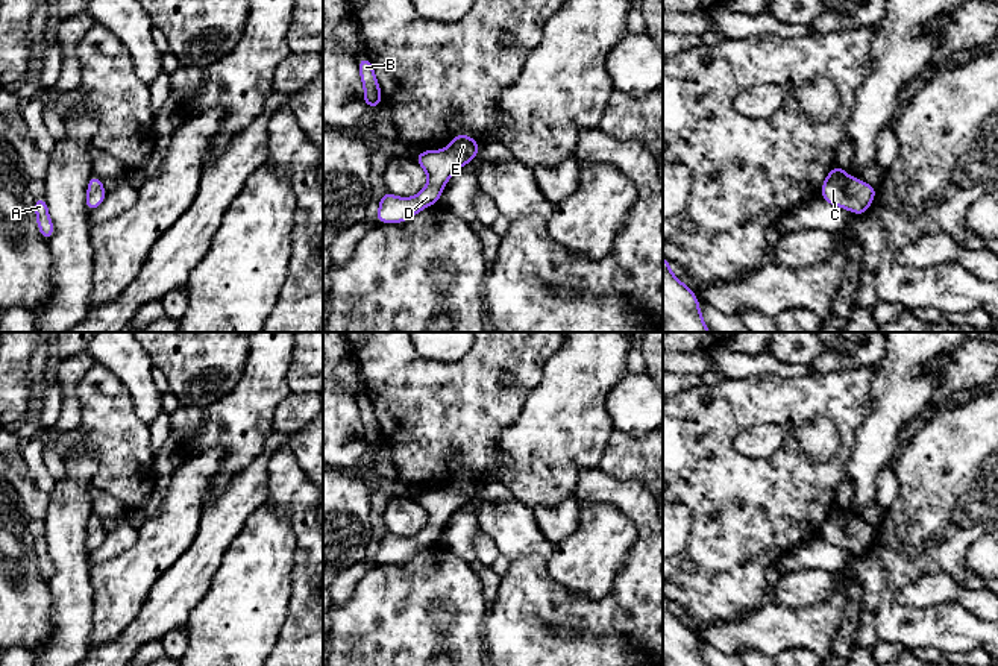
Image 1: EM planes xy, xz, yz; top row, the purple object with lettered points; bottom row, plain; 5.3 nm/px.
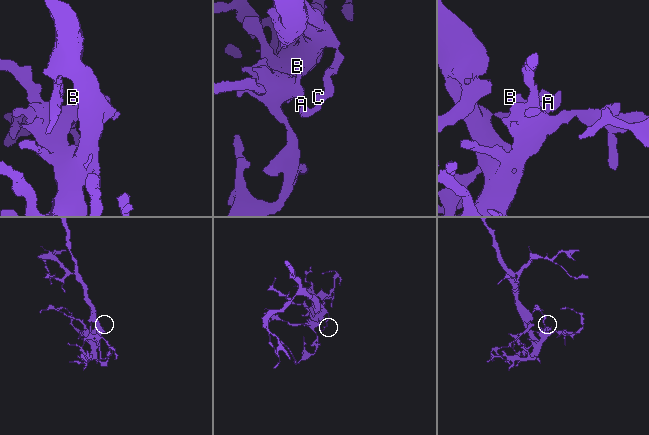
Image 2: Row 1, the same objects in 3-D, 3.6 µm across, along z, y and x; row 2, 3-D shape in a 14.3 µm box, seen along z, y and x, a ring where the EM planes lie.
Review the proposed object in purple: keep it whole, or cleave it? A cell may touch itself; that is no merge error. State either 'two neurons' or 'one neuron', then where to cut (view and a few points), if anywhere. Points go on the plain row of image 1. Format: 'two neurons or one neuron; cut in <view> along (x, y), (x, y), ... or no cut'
one neuron; no cut

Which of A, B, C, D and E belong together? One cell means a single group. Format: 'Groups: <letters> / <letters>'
Groups: A B C D E

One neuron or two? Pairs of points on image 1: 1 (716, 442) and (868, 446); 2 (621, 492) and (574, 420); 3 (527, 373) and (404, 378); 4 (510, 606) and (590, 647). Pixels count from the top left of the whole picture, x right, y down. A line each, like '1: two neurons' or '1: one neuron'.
1: two neurons
2: two neurons
3: one neuron
4: one neuron

